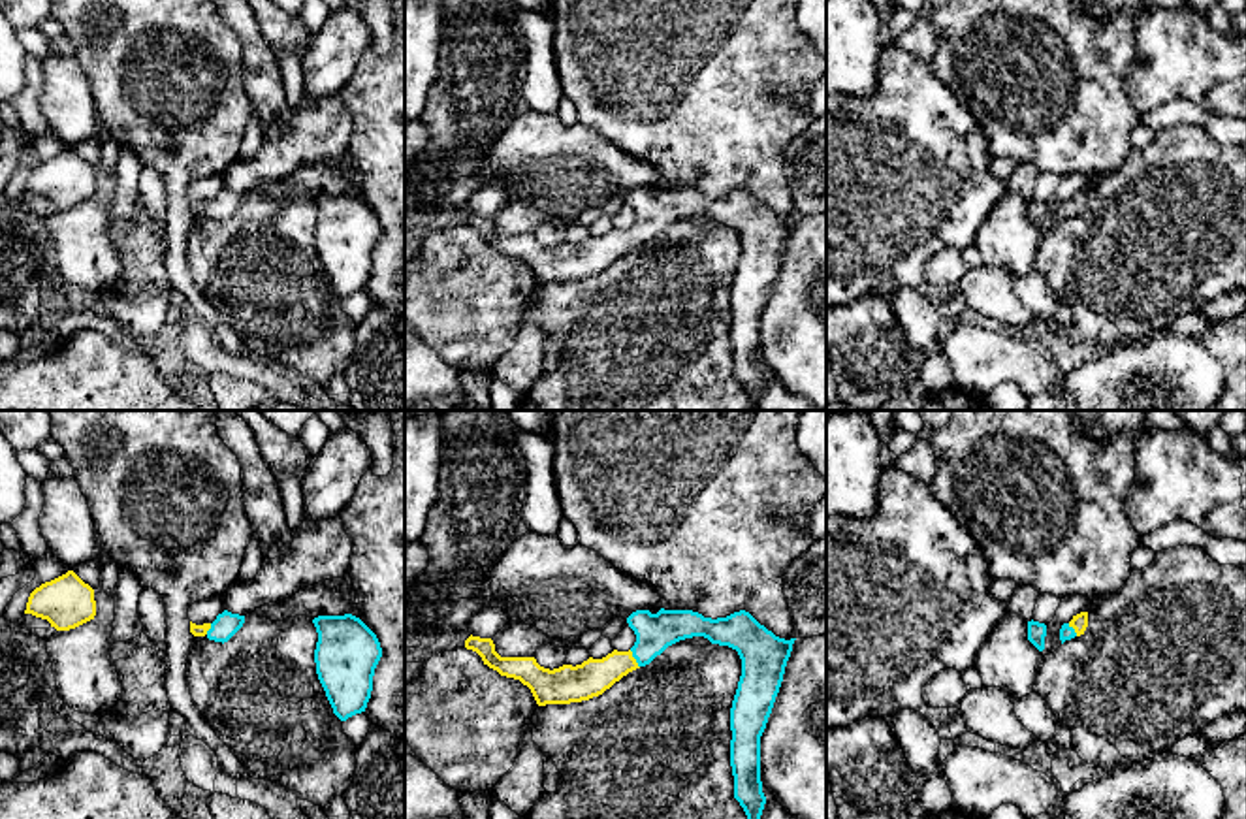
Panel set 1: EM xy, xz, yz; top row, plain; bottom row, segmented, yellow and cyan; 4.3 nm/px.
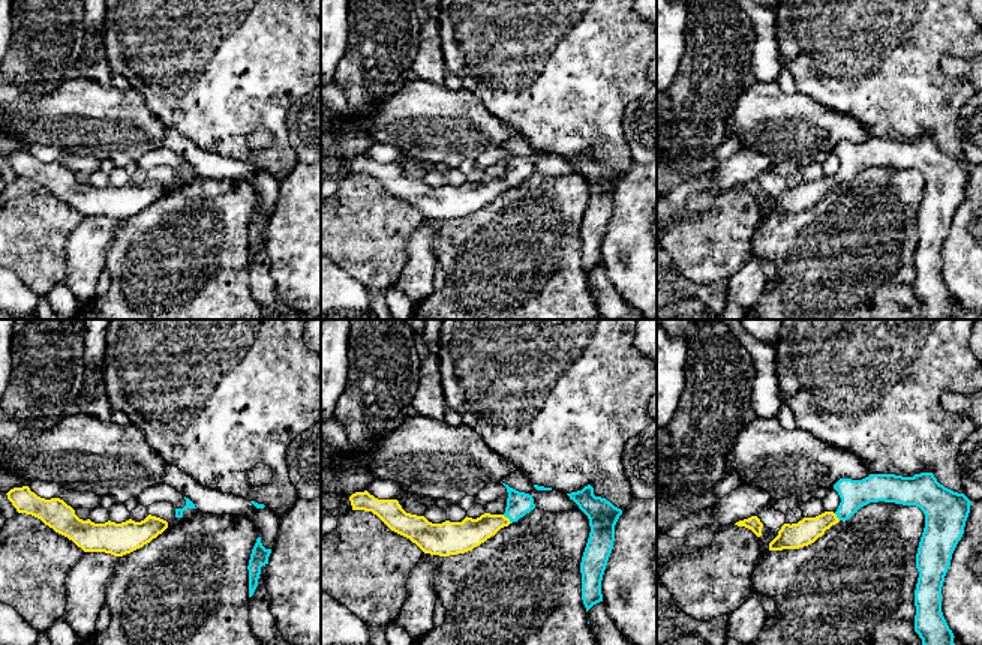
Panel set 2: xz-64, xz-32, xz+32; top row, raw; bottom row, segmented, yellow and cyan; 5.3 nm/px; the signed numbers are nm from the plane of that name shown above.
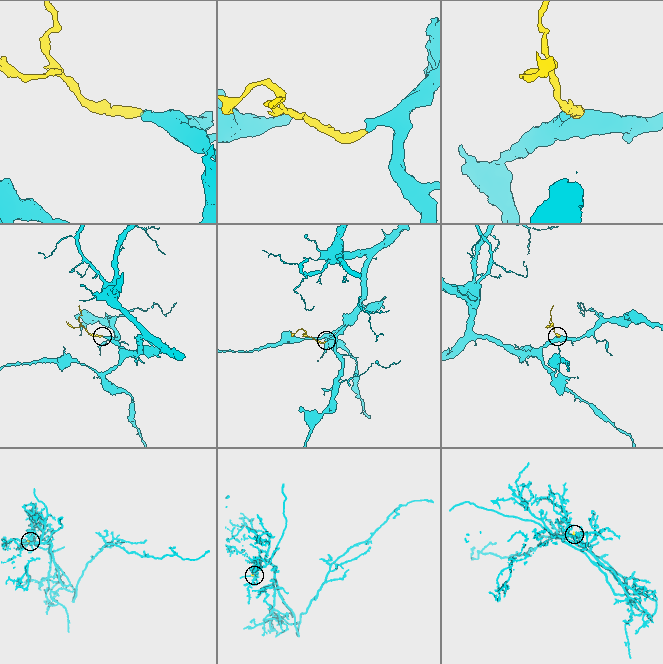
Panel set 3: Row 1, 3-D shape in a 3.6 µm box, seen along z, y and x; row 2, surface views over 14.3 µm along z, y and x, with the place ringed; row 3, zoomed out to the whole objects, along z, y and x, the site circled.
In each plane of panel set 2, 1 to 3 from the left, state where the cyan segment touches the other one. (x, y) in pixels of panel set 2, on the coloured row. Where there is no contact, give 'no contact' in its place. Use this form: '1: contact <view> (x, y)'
1: no contact
2: contact xz-32 (507, 518)
3: contact xz+32 (835, 516)

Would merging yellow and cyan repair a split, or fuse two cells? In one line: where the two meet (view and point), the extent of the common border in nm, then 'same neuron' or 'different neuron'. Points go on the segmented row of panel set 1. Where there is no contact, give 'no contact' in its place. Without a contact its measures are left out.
contact xz (635, 659); length 90 nm; same neuron

